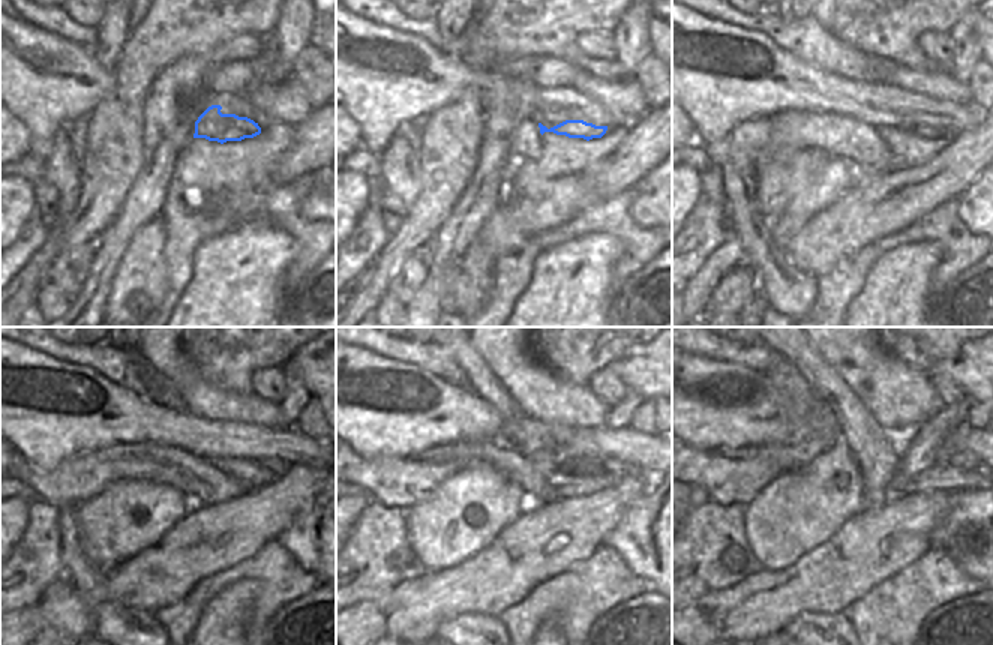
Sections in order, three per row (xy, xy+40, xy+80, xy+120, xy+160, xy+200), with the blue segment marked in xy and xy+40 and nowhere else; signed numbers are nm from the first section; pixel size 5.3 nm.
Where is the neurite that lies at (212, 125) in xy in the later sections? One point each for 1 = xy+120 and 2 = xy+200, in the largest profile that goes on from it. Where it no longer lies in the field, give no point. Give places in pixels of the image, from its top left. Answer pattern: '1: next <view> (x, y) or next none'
1: next xy+120 (279, 467)
2: next xy+200 (966, 461)

